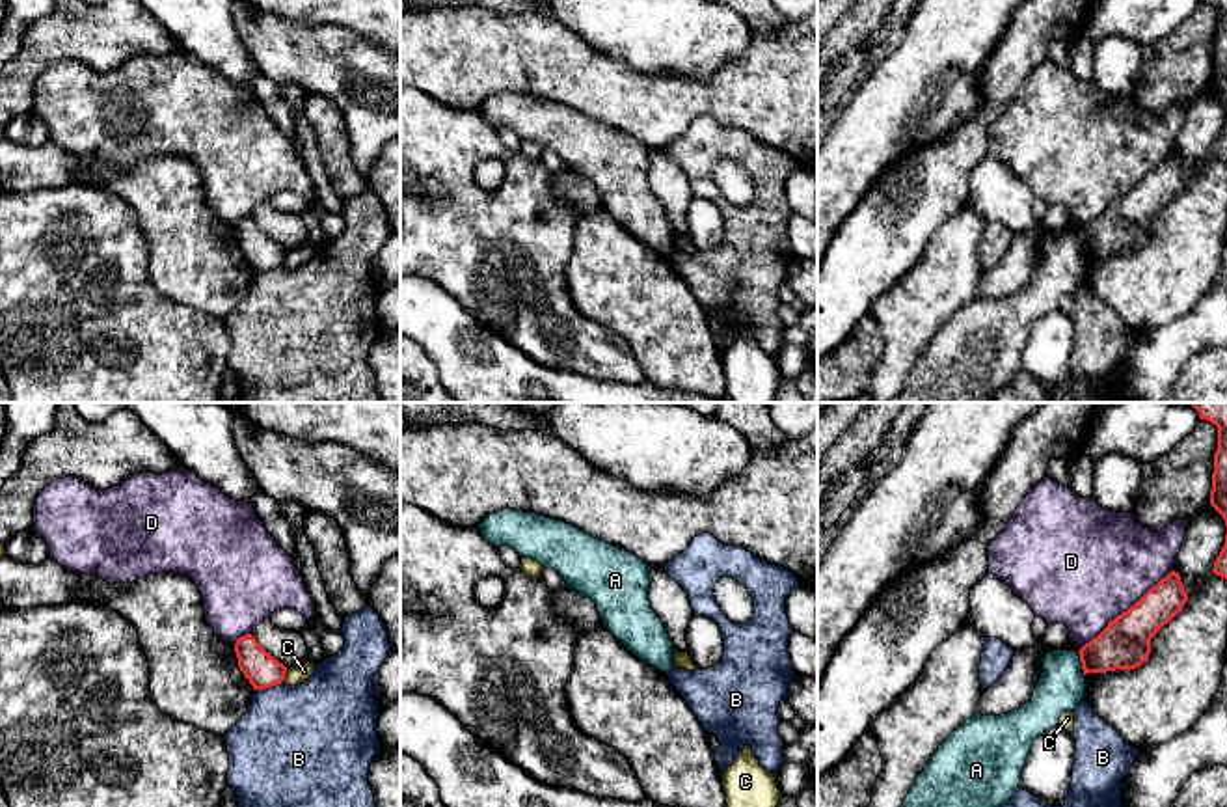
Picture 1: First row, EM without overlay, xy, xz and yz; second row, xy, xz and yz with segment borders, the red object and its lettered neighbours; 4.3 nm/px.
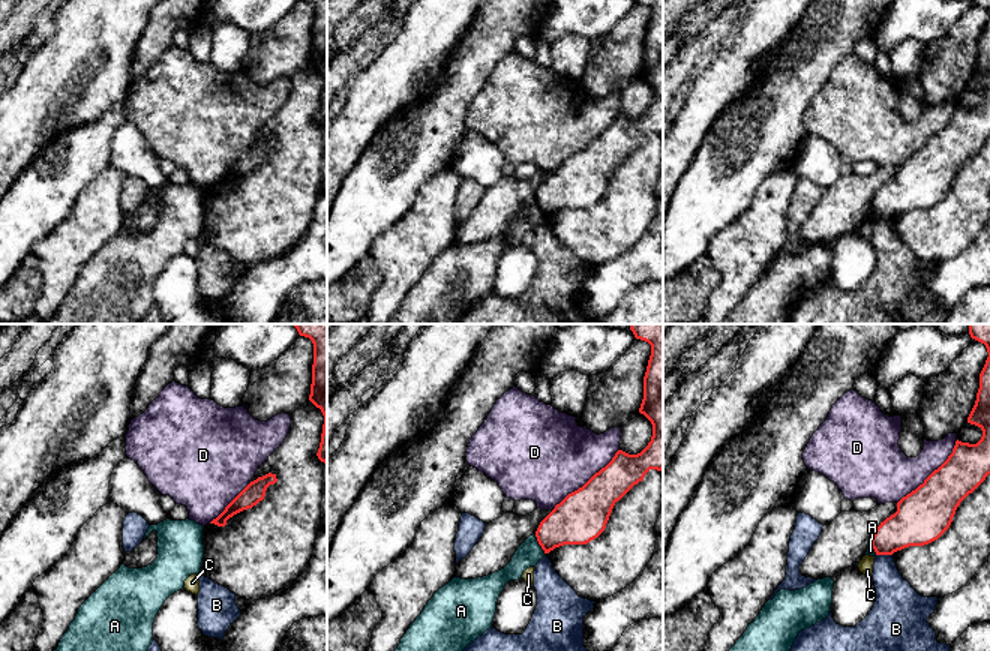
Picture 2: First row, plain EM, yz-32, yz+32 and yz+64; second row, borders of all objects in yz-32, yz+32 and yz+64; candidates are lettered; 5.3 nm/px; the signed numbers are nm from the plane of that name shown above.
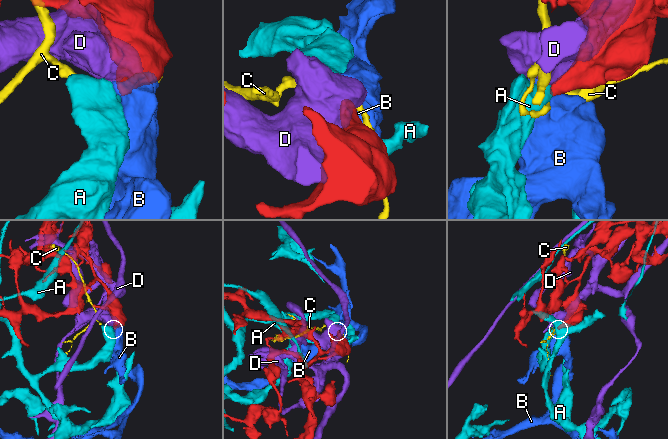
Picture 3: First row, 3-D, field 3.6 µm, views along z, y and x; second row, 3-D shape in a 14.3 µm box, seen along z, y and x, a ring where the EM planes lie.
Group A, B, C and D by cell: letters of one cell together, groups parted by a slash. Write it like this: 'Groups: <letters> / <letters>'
Groups: A / B / C / D

